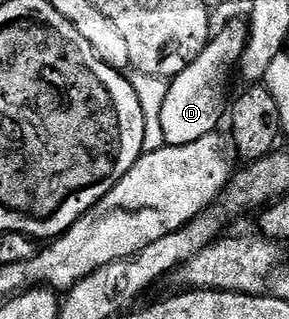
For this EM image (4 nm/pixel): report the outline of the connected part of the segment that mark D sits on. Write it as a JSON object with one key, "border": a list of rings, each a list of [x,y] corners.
{"border":[[[243,17],[234,18],[227,22],[226,26],[218,33],[211,37],[208,45],[205,46],[203,52],[196,60],[189,65],[184,72],[175,77],[167,87],[164,107],[161,108],[161,128],[164,130],[164,136],[167,145],[183,146],[184,144],[195,143],[196,140],[202,139],[208,134],[217,131],[218,124],[222,118],[224,108],[228,106],[228,102],[224,100],[224,83],[233,72],[239,67],[243,58],[245,49],[249,42],[250,26],[249,21]]]}

